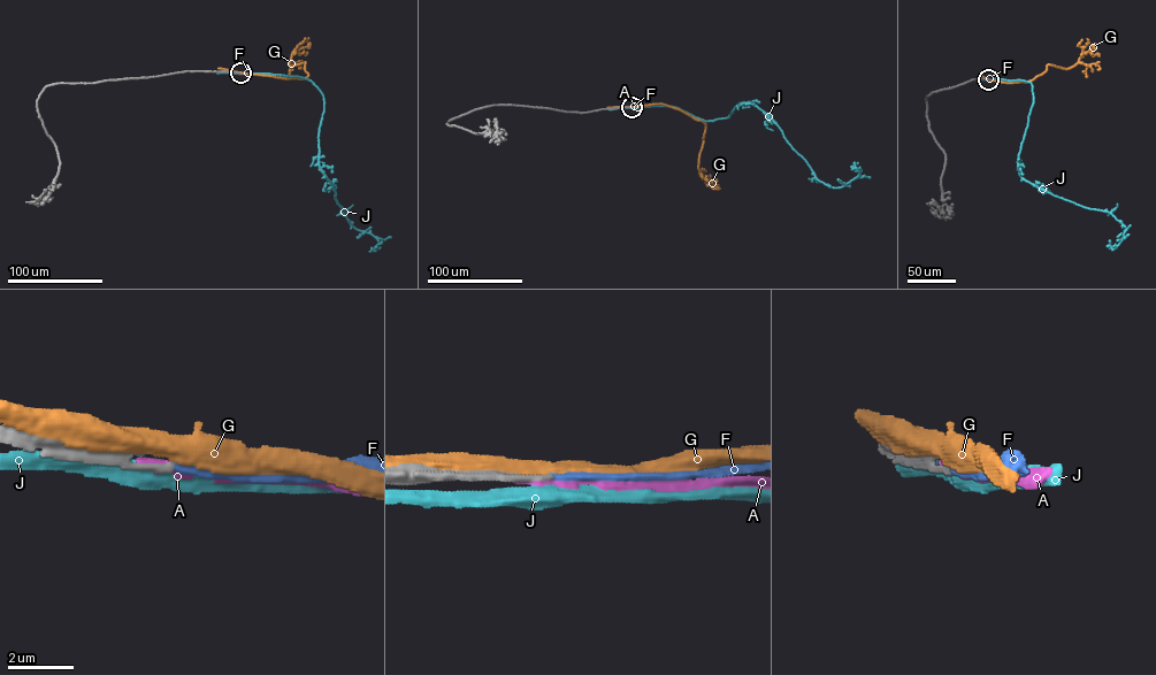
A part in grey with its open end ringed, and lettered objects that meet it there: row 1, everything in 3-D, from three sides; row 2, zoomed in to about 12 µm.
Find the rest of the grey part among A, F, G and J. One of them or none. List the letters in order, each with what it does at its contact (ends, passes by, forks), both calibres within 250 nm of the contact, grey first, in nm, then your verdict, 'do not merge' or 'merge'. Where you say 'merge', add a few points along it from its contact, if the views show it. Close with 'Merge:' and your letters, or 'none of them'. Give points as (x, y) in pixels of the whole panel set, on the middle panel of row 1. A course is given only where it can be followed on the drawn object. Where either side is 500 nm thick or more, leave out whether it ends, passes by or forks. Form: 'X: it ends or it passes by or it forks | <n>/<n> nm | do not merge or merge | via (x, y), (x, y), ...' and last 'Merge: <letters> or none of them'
A: it ends | 220/280 nm | do not merge
F: it ends | 180/200 nm | merge
G: it forks | 180/400 nm | do not merge
J: 220/600 nm | do not merge
Merge: F

